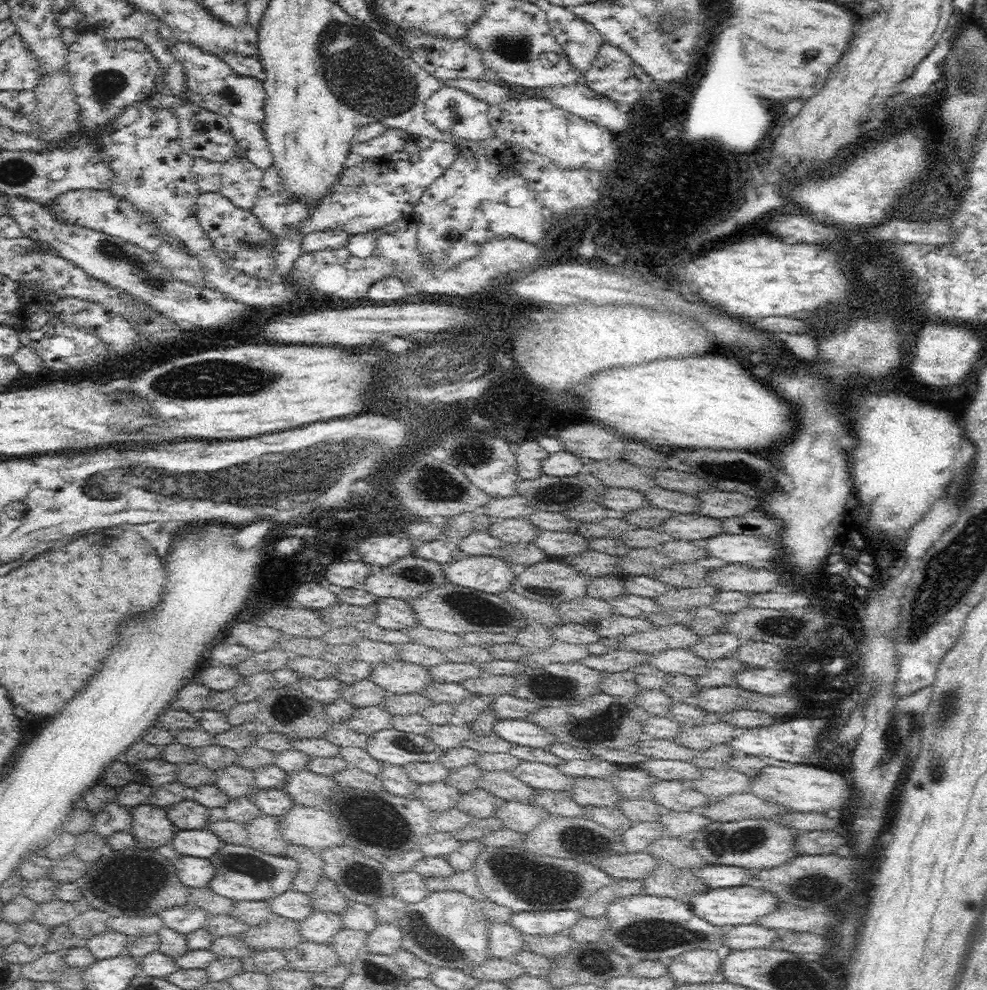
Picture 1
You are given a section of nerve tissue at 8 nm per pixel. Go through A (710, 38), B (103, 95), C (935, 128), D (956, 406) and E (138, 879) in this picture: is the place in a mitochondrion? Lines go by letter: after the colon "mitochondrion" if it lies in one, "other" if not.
A: other
B: mitochondrion
C: other
D: other
E: mitochondrion

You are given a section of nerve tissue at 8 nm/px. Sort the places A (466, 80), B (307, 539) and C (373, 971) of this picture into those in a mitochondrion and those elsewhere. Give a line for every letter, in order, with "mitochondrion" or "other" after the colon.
A: other
B: other
C: mitochondrion

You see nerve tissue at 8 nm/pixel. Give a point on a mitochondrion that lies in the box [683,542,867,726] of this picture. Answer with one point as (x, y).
(772, 627)

